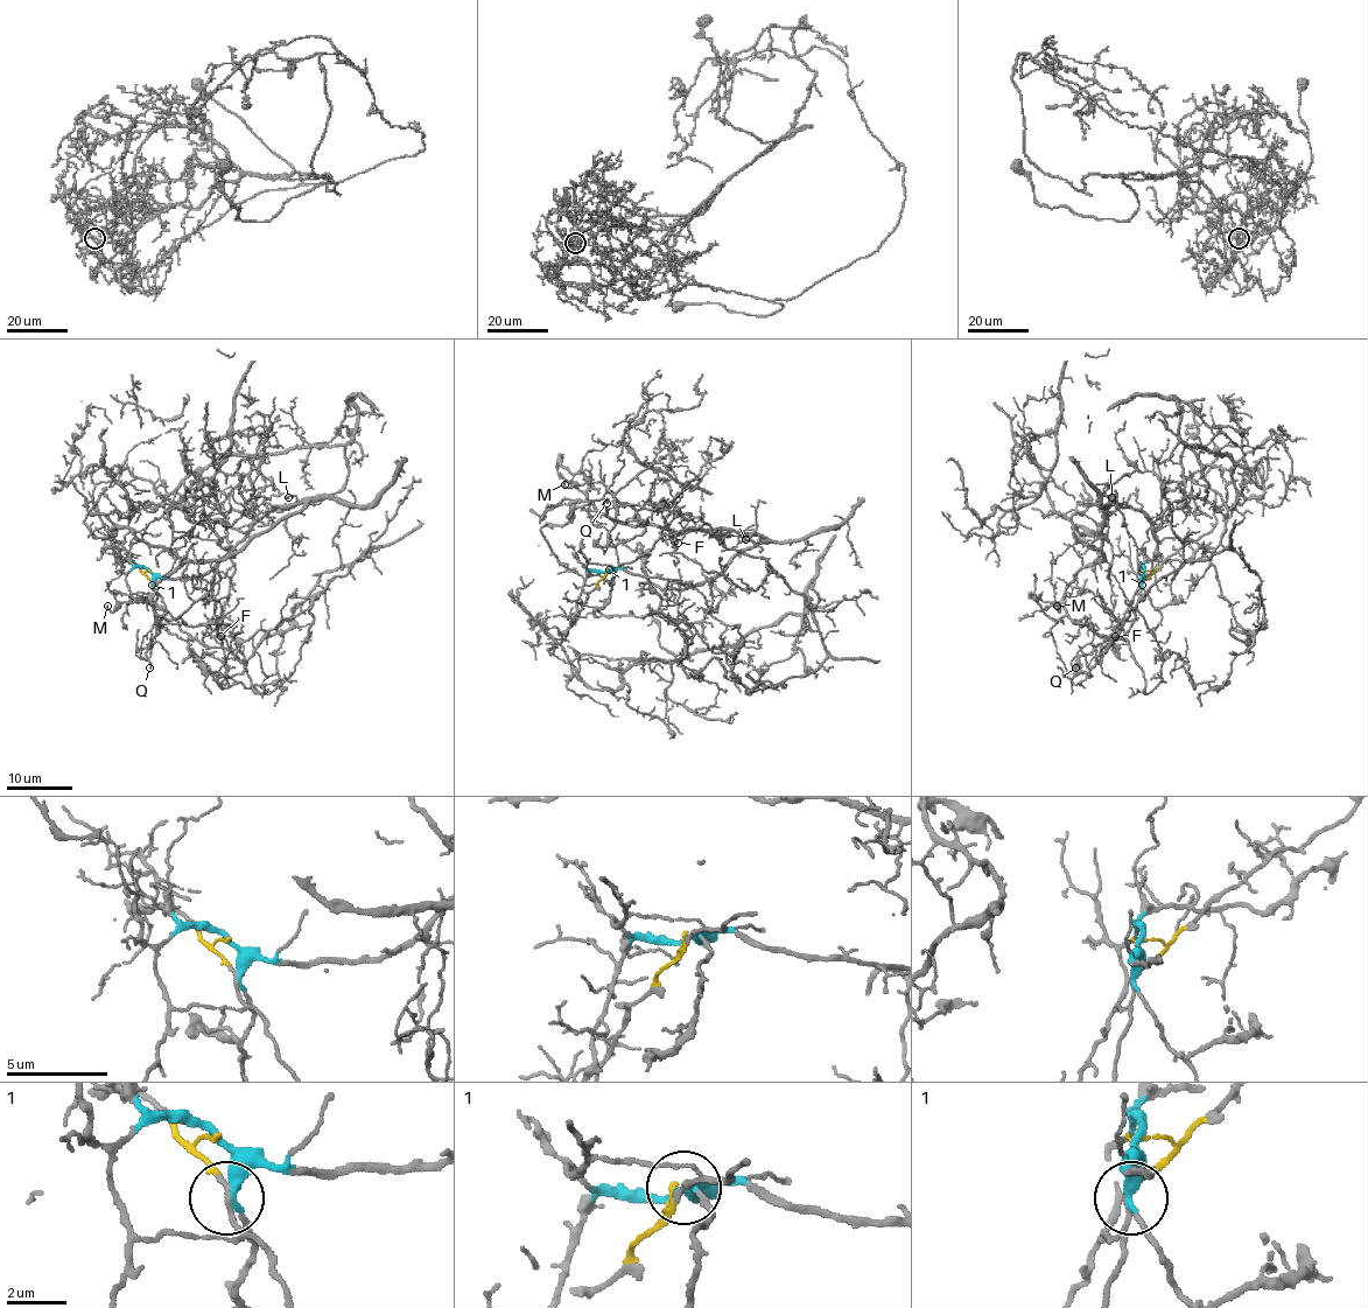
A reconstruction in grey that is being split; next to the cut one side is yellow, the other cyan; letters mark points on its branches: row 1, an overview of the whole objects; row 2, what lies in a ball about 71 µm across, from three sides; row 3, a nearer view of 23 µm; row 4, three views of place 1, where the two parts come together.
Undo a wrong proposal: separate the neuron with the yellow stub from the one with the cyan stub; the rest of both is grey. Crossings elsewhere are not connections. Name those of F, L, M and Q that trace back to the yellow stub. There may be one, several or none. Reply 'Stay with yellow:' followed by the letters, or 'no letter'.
Stay with yellow: F

